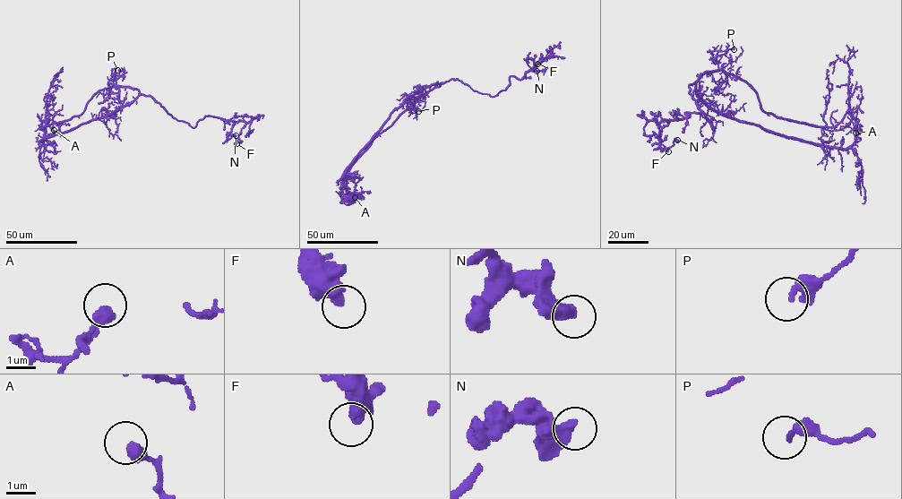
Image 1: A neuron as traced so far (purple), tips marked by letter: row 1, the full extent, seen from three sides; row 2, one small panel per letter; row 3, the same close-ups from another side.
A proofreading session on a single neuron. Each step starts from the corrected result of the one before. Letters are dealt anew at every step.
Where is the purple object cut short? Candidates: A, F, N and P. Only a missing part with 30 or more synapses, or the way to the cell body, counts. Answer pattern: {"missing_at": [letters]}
{"missing_at": ["N"]}

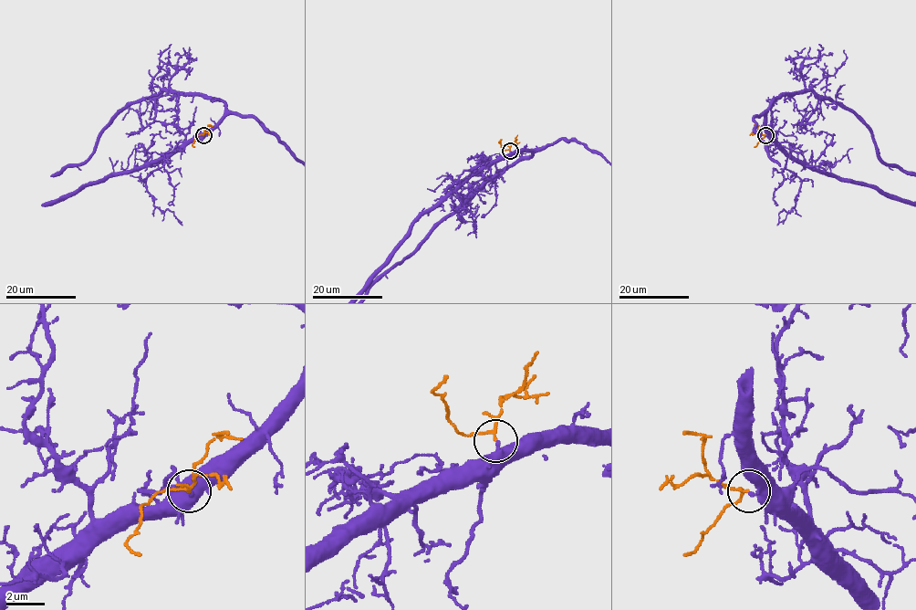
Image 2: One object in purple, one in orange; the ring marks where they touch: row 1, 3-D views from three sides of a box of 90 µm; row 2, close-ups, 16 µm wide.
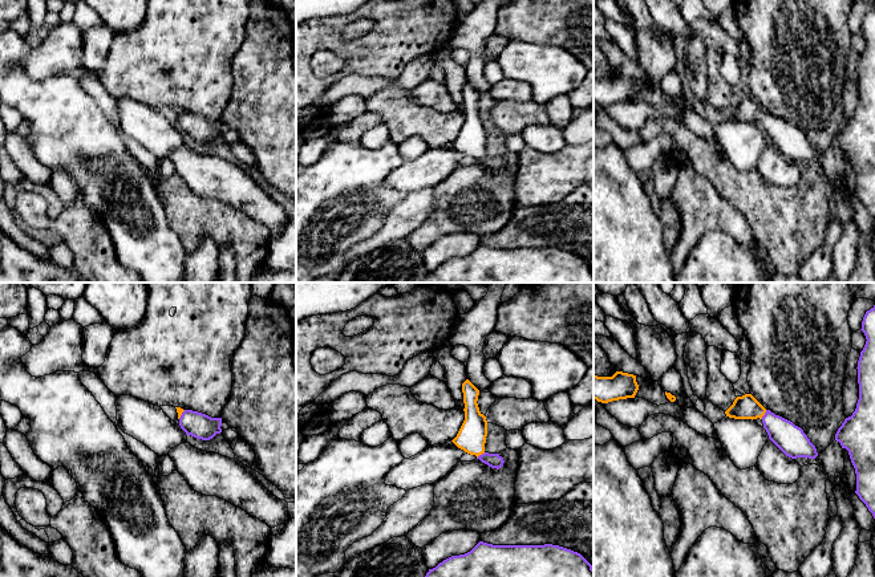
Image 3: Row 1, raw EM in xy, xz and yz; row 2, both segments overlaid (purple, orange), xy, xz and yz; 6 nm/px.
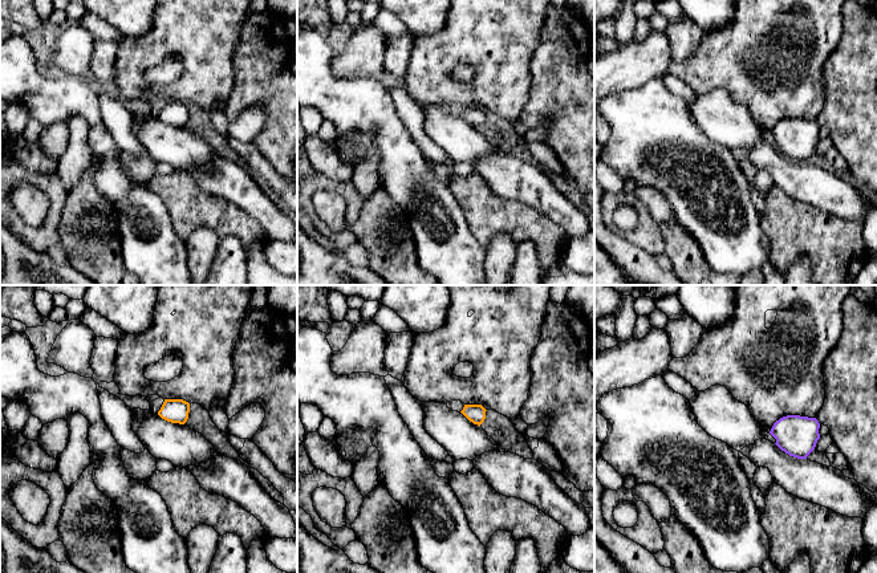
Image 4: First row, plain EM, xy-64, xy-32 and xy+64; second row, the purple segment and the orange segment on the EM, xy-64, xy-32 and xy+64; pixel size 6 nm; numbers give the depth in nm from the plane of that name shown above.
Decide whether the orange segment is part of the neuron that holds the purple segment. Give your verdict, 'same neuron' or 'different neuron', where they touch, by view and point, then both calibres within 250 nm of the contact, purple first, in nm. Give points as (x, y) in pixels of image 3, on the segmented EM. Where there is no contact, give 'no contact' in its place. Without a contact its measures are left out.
same neuron; contact yz (765, 414); calibres 180 and 140 nm

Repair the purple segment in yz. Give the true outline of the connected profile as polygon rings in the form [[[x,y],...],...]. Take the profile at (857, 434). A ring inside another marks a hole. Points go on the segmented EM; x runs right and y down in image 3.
[[[875,305],[866,312],[860,330],[867,341],[856,367],[859,399],[835,440],[848,451],[856,474],[855,493],[875,519]]]

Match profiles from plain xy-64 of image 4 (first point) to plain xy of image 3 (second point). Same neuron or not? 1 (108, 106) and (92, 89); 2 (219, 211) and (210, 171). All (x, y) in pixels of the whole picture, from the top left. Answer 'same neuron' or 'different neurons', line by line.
1: same neuron
2: different neurons

